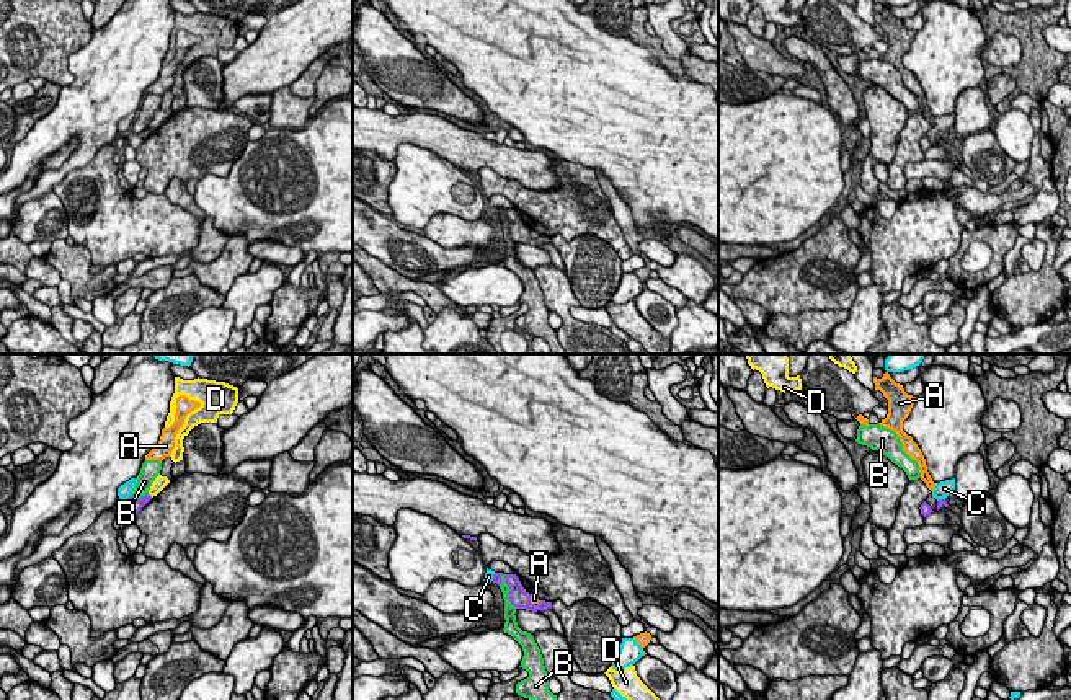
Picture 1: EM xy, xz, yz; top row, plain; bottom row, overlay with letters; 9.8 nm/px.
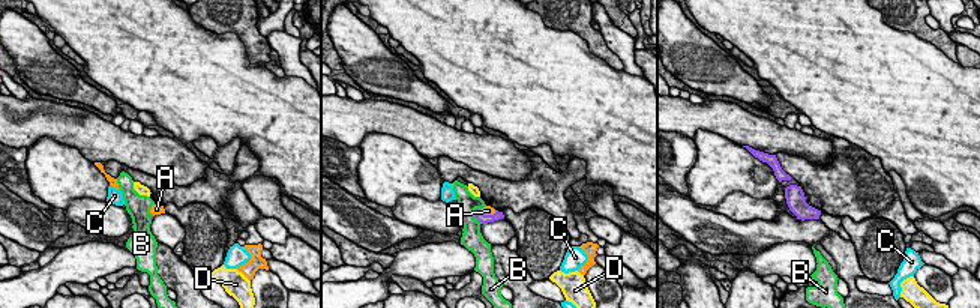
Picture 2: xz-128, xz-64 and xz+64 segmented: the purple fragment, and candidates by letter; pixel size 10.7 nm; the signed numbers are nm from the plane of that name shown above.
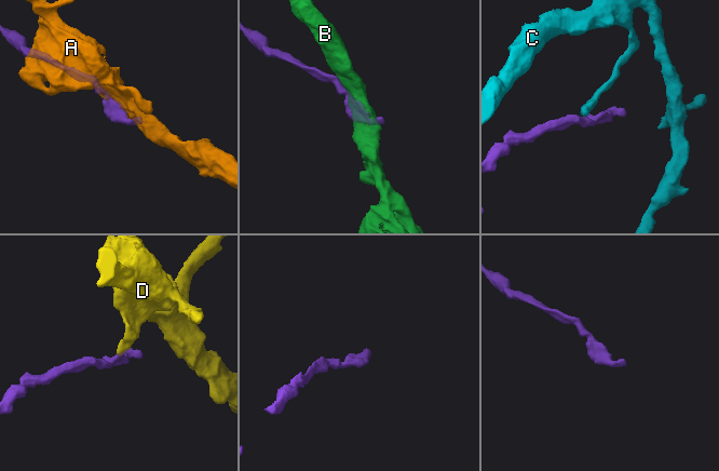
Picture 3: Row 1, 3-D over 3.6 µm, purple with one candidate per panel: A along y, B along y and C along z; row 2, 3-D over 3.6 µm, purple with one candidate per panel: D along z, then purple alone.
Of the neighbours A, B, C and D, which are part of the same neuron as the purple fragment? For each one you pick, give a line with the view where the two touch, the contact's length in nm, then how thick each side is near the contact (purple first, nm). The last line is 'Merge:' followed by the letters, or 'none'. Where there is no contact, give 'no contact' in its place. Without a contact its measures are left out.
Merge: none

